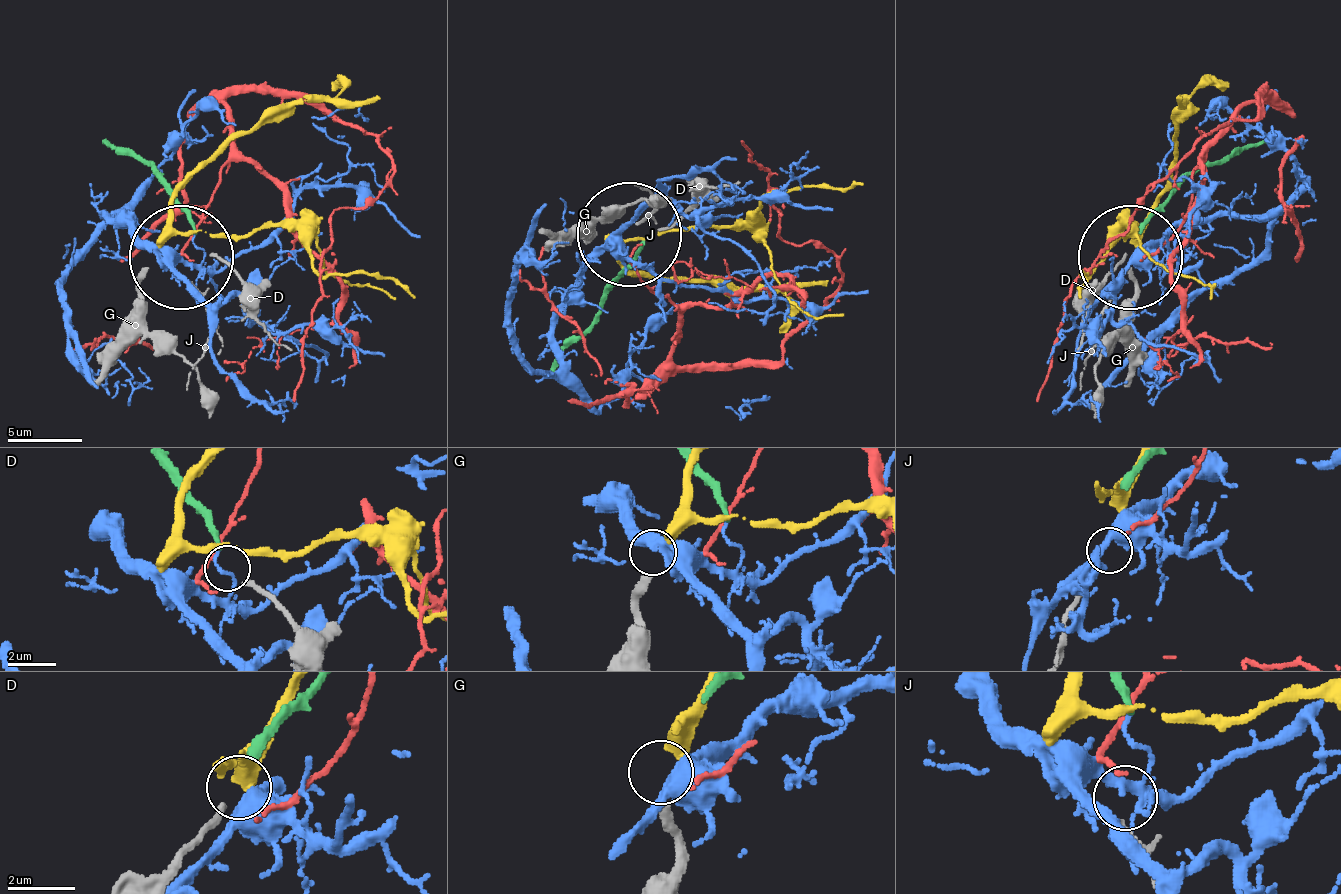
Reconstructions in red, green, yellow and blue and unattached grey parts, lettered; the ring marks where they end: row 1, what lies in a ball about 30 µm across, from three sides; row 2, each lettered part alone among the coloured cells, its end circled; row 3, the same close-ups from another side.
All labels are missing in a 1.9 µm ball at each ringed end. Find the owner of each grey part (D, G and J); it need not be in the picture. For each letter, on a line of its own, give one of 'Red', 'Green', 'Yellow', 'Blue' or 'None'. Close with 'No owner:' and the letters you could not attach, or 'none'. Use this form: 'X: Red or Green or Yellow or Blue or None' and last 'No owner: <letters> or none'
D: None
G: Yellow
J: Red
No owner: D

